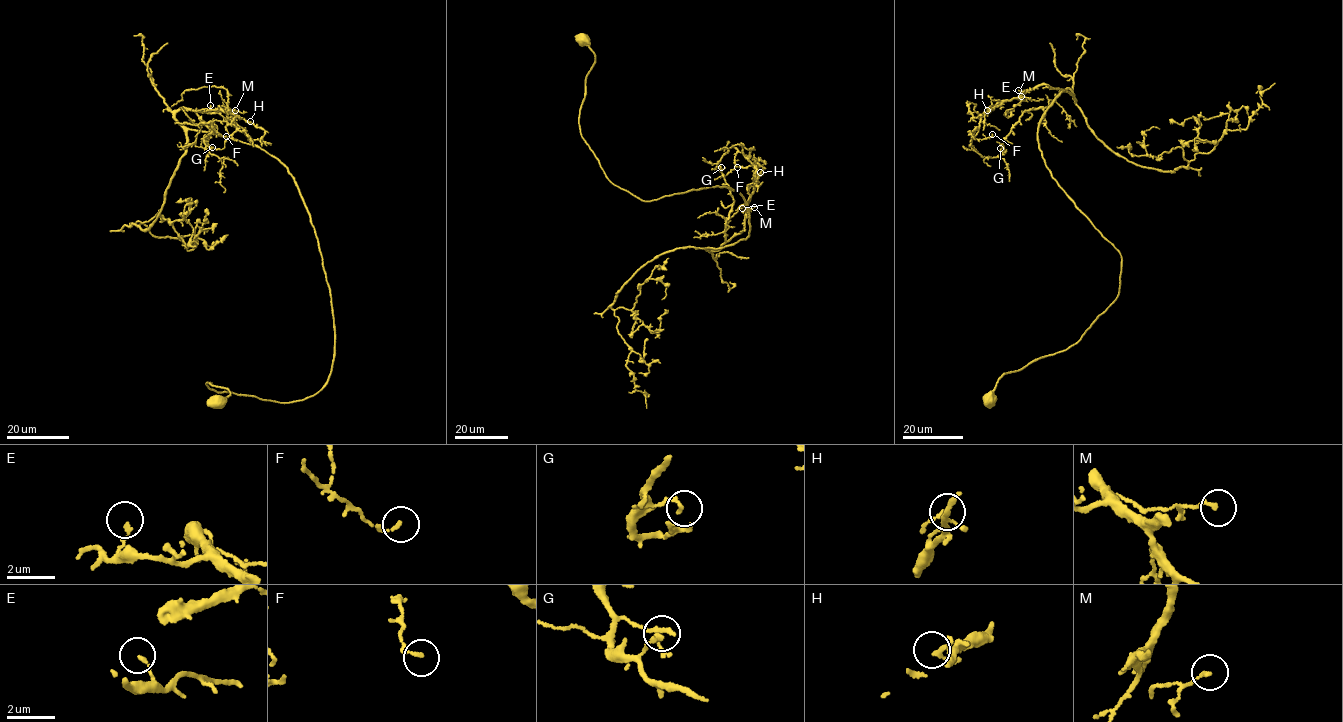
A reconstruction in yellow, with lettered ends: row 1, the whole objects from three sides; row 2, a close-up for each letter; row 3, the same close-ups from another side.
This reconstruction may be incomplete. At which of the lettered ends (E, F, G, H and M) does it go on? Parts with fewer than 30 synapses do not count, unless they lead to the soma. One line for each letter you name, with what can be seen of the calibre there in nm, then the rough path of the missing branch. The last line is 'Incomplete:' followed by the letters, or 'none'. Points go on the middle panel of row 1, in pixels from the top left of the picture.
Incomplete: none

